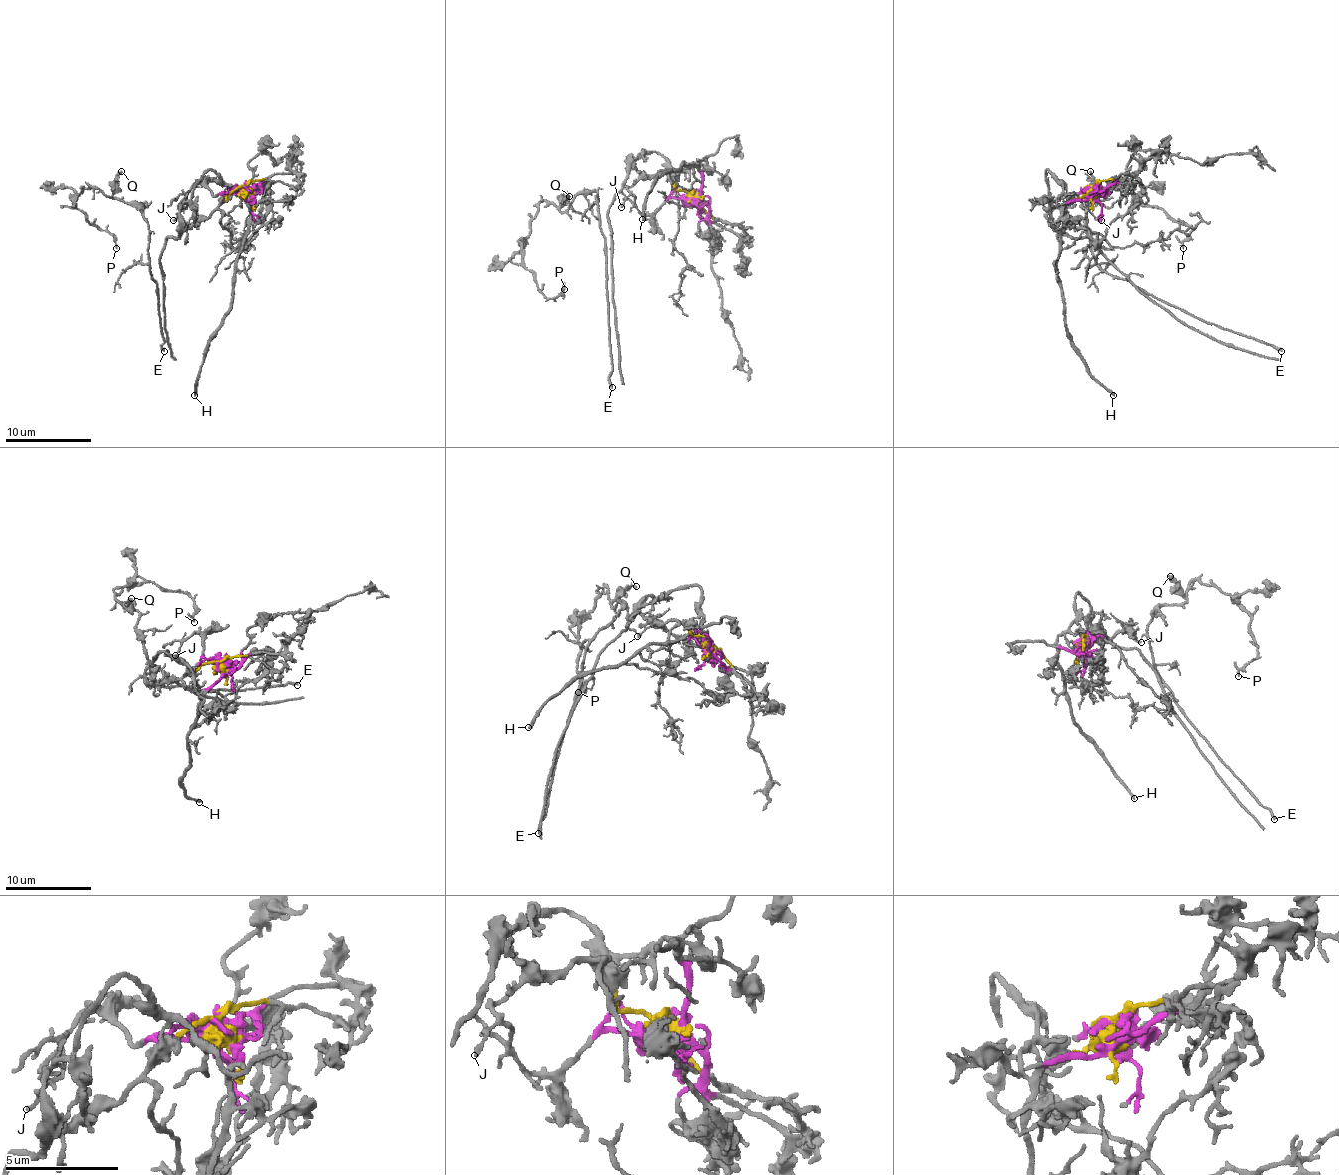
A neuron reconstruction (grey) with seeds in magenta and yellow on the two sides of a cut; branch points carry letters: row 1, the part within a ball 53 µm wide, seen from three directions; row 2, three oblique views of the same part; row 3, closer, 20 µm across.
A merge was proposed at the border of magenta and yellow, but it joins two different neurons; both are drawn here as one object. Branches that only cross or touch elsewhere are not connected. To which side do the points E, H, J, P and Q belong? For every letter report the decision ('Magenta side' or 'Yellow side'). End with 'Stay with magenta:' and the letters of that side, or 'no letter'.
E: Yellow side
H: Magenta side
J: Magenta side
P: Yellow side
Q: Yellow side
Stay with magenta: H, J

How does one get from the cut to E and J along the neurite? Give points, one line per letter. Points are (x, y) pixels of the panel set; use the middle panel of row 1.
E: (694, 200), (664, 172), (640, 174), (632, 167), (608, 211), (610, 237), (606, 237), (612, 388)
J: (697, 200), (669, 198), (645, 213), (634, 204), (634, 196), (621, 206)

